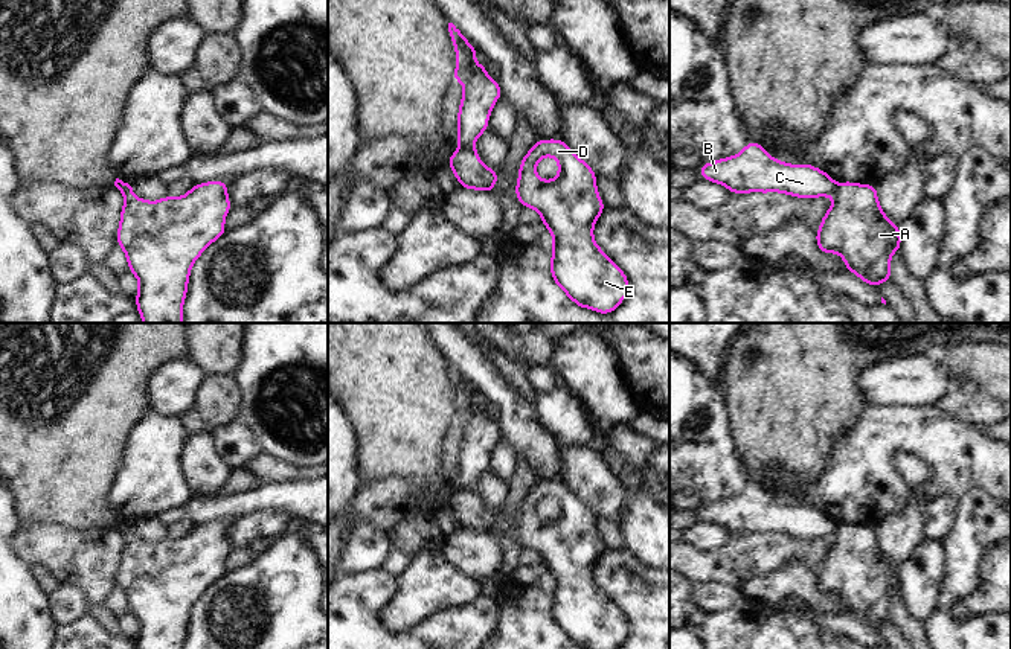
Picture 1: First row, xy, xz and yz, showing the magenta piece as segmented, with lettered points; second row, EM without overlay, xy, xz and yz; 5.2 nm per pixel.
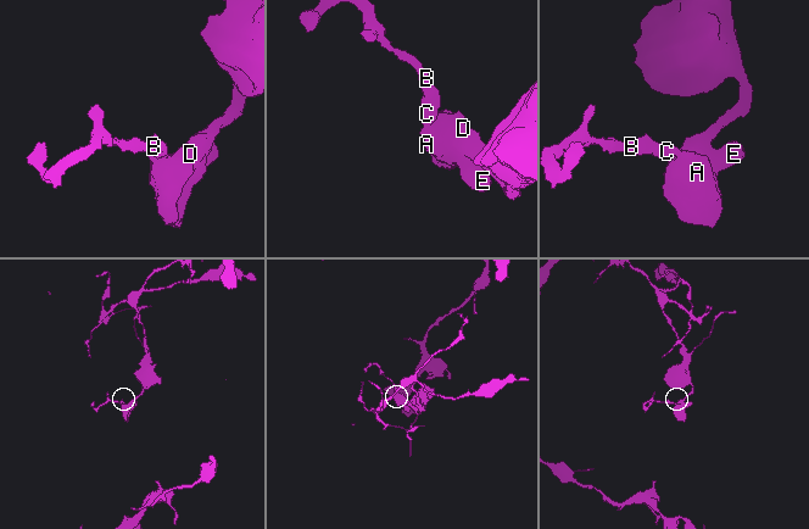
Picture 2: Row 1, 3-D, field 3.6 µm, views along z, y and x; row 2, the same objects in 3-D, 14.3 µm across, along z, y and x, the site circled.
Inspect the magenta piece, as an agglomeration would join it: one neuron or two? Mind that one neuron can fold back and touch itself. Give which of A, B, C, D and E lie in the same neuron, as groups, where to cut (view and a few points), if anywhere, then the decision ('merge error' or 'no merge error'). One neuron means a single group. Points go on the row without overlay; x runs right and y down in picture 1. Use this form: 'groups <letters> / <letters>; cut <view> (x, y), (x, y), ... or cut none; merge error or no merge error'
groups A D E / B C; cut xz (473, 486), (461, 489); merge error

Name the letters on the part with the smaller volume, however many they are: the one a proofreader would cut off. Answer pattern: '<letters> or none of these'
B, C

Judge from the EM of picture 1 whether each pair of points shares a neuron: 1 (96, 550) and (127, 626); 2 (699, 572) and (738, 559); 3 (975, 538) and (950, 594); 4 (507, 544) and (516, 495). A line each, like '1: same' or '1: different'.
1: different
2: same
3: same
4: same

